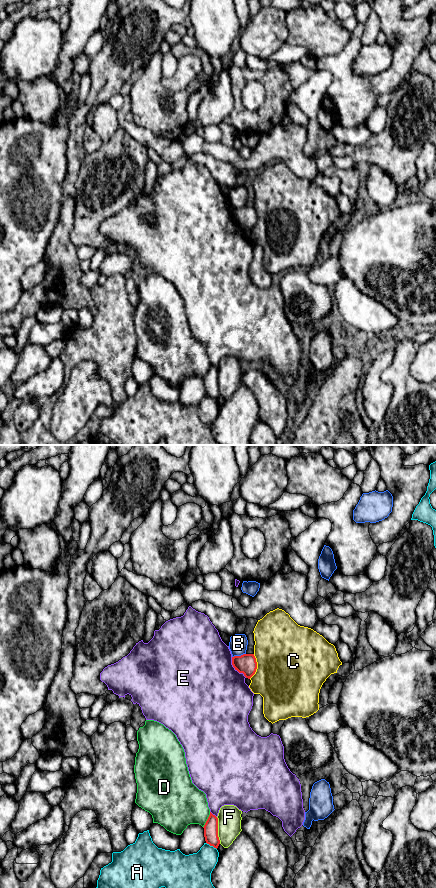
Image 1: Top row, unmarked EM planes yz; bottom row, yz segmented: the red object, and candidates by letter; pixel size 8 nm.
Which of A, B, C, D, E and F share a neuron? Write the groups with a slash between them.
A / B / C / D / E / F

